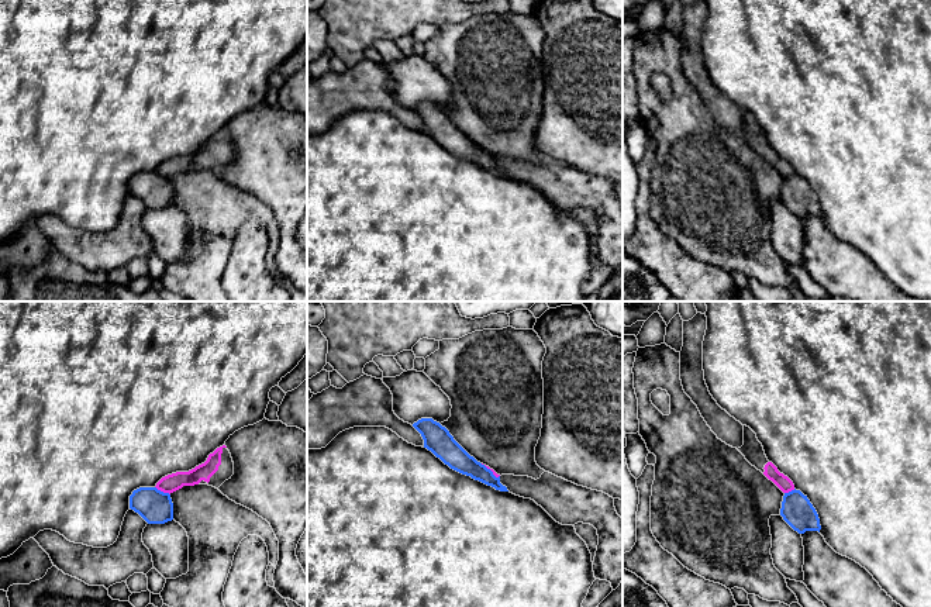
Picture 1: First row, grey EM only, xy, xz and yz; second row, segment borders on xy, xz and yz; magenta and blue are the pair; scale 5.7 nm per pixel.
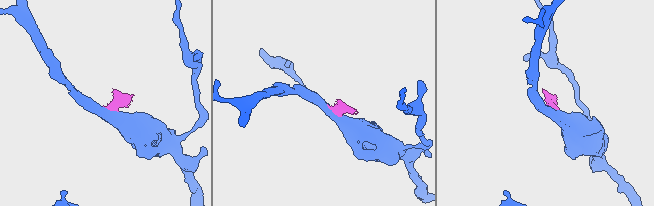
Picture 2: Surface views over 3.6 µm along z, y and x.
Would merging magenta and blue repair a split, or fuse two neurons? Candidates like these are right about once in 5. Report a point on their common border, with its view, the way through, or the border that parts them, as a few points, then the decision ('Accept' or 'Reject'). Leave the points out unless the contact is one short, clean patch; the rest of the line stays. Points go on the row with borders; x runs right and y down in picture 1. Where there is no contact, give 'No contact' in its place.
Touches magenta at xy (162, 490). Boundary: xy (155, 486), (169, 495). Reject

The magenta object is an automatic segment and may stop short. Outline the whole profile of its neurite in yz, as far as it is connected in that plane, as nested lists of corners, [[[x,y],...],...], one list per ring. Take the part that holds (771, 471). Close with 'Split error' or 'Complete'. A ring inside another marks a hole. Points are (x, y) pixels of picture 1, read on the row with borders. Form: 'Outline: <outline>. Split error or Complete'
Outline: [[[744,425],[744,445],[738,451],[745,459],[761,470],[769,480],[772,480],[783,493],[794,490],[793,482],[780,473],[777,468],[768,461],[762,444],[758,441],[756,434]]]. Split error

